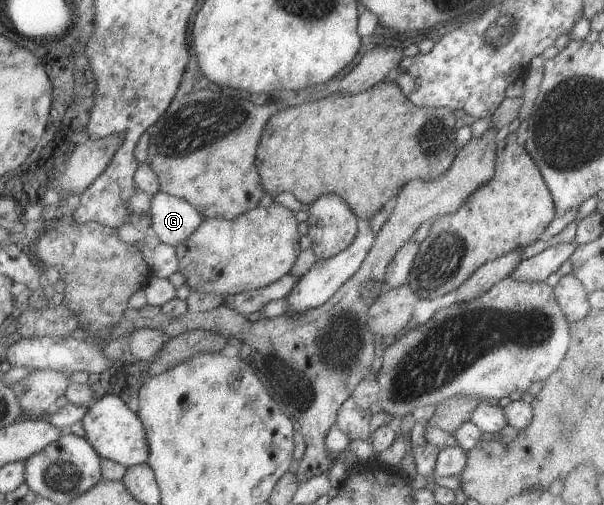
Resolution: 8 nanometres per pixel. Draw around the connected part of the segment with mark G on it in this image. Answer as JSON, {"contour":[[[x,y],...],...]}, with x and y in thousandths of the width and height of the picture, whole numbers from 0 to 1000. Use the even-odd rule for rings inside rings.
{"contour":[[[268,376],[253,388],[250,430],[253,432],[252,461],[263,469],[265,479],[291,491],[300,479],[315,471],[339,434],[315,398],[273,382]]]}

